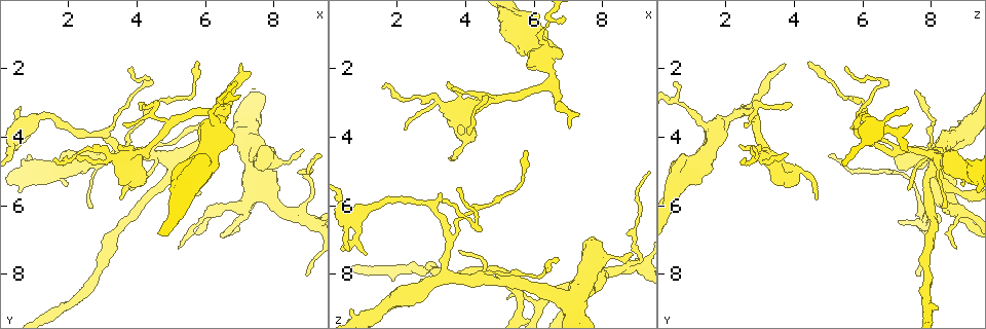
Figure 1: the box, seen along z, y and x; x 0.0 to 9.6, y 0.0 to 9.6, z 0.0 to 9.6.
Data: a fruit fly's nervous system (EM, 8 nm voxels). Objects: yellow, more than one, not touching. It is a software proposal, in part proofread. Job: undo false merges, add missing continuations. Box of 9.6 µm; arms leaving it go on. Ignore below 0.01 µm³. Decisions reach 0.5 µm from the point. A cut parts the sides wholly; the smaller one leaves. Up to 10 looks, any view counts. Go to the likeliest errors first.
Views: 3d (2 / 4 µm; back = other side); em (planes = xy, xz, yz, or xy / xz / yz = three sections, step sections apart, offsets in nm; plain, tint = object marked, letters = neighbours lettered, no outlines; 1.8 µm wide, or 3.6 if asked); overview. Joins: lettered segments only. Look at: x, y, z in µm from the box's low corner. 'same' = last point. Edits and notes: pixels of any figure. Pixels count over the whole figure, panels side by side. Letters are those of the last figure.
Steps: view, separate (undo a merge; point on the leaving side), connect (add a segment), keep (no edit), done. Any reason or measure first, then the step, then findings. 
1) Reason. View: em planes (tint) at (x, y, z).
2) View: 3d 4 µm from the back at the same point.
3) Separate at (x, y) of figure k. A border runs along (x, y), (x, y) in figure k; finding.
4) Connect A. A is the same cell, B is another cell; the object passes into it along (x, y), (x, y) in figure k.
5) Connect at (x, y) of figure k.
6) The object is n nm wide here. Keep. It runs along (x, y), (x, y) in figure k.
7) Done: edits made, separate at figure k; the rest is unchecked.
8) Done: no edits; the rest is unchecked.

Four-way junction. View: 3d 2 µm at (5.15, 4.75, 8.20).

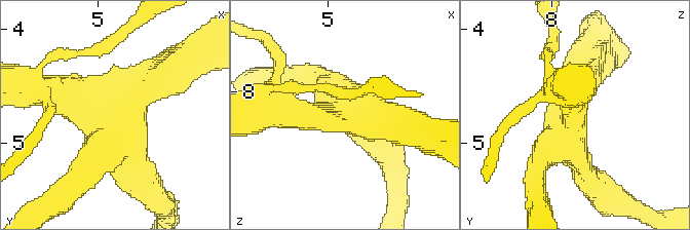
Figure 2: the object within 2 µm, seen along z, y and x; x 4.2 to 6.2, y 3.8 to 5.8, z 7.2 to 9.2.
View: em xz step 4 (plain) at (5.20, 4.66, 8.18).

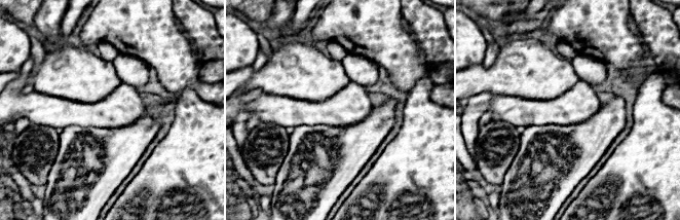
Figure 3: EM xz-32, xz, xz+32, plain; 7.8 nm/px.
View: em xz step 4 (letters) at the same point.

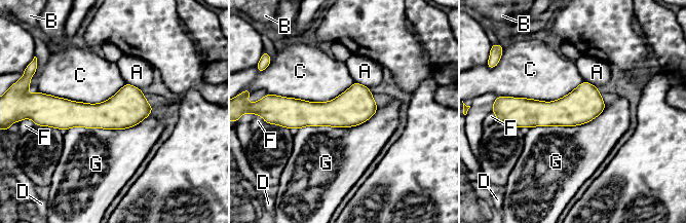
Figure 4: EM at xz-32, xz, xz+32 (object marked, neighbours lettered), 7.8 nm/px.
Keep. A, B, C, D, F and G are other cells; a border runs along (125, 83), (98, 103), (44, 94) in figure 4; one cell here.

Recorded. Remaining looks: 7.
A narrow waist. View: em planes (plain) at (4.10, 4.90, 3.80).

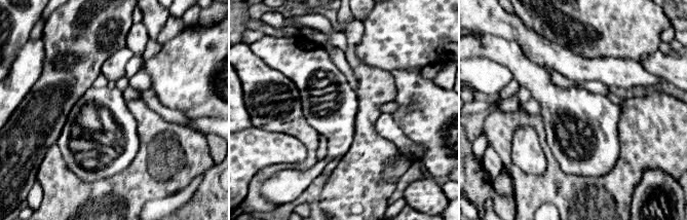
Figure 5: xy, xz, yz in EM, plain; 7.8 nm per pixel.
View: em planes (letters) at the same point.

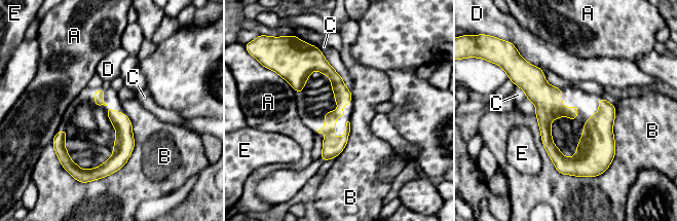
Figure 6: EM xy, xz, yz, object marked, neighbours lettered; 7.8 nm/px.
The longest contact is with B, 650 nm. Keep. A, B, C, D and E are other cells; it runs along (526, 65), (564, 170) in figure 6; all the same cell.

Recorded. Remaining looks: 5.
Thick end. View: 3d 4 µm at (0.65, 4.70, 9.05).

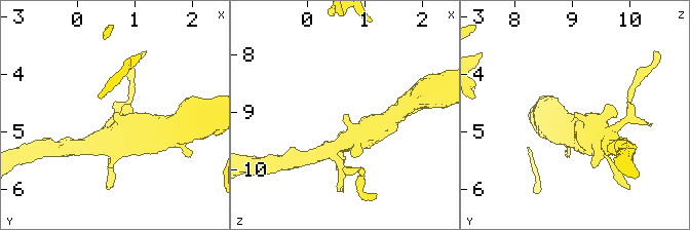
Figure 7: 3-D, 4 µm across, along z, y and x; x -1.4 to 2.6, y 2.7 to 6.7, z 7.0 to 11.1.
View: em planes (letters) at (0.70, 4.70, 9.05).

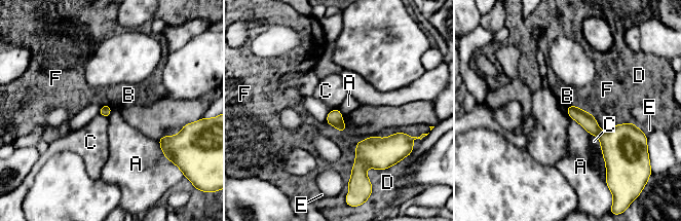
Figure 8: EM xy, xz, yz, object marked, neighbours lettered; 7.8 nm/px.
The longest contact is with C, 360 nm. Keep. A, B, C, D, E and F are other cells; none of them fits.

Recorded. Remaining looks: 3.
Branch stops here. View: 3d 2 µm at (7.05, 1.90, 3.75).

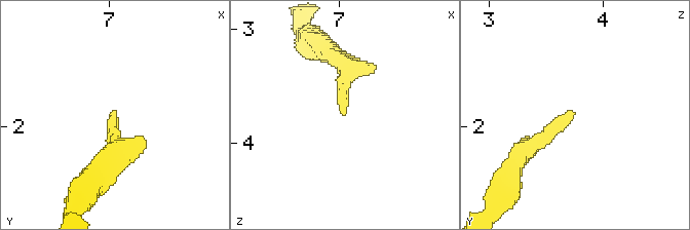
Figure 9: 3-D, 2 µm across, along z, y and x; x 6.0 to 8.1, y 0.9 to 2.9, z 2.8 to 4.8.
Shape alone is not enough. View: em xz step 4 (tint) at (7.08, 1.90, 3.72).

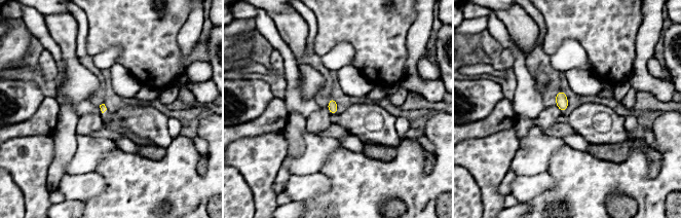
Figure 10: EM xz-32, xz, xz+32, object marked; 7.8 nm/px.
Cut it another way. View: em planes (letters) at the same point.

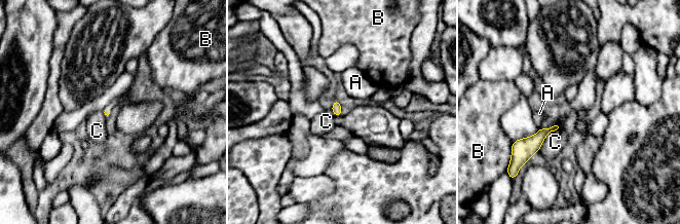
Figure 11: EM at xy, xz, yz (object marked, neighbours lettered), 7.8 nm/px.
Keep. A, B and C are other cells; a border runs along (558, 129), (545, 136), (538, 151) in figure 11; none of them fits.

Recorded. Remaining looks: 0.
Done: no edits; the rest is unchecked.

